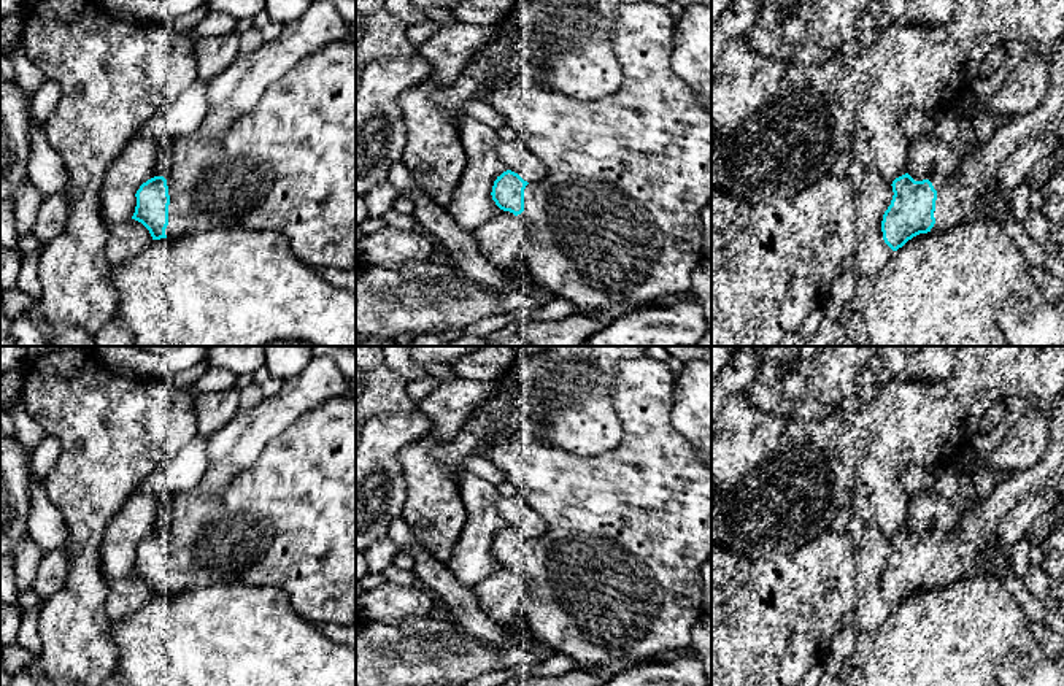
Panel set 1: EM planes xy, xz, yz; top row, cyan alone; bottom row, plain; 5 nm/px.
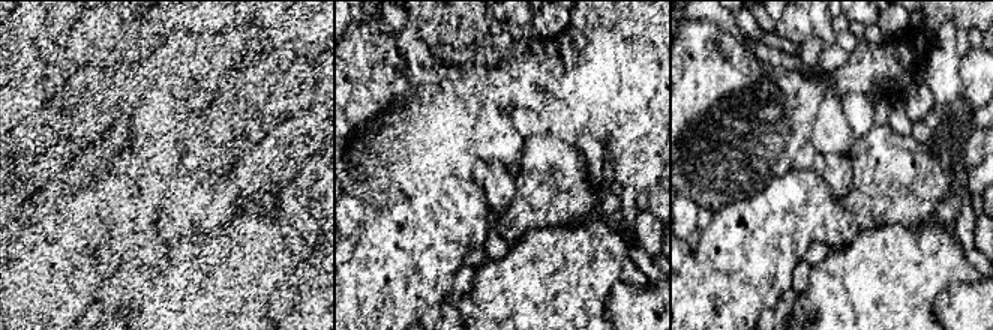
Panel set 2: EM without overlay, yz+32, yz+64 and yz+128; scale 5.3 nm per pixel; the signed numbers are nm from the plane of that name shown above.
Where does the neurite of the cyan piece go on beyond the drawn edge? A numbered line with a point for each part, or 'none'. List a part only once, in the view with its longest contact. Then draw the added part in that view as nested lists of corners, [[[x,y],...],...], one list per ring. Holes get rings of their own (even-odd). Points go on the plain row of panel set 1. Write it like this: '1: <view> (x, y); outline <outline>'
1: xy (288, 521); outline [[[346,394],[305,411],[270,440],[259,459],[235,475],[222,494],[205,495],[192,489],[160,505],[156,532],[164,532],[168,541],[167,594],[211,584],[272,586],[284,591],[308,622],[356,622],[356,397]]]

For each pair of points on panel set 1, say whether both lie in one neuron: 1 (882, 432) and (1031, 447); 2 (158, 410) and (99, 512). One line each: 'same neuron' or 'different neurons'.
1: different neurons
2: same neuron

